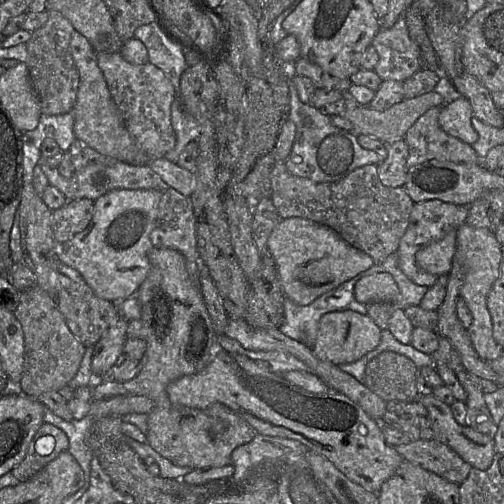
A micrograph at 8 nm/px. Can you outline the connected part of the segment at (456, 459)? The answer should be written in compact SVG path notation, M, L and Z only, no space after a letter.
M435 439L412 441L394 448L404 460L455 484L464 482L472 468L450 447Z

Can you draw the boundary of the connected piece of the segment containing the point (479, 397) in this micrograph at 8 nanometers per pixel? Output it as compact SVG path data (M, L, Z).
M465 369L455 371L459 382L464 387L467 400L467 425L474 430L494 438L497 425L493 422L490 411L484 400L484 393L469 379L469 373Z

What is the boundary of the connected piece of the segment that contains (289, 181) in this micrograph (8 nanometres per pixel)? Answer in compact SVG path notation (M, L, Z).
M279 161L272 171L271 184L273 204L282 219L301 217L328 226L351 246L371 256L374 264L397 251L414 205L405 186L390 188L382 184L375 164L357 168L337 182L316 183L291 174L286 162Z

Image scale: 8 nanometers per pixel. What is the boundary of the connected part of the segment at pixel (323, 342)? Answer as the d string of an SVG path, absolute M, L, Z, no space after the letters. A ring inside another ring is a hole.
M335 311L324 314L318 325L313 353L323 361L337 366L355 362L375 349L381 341L381 329L367 315L352 311Z

